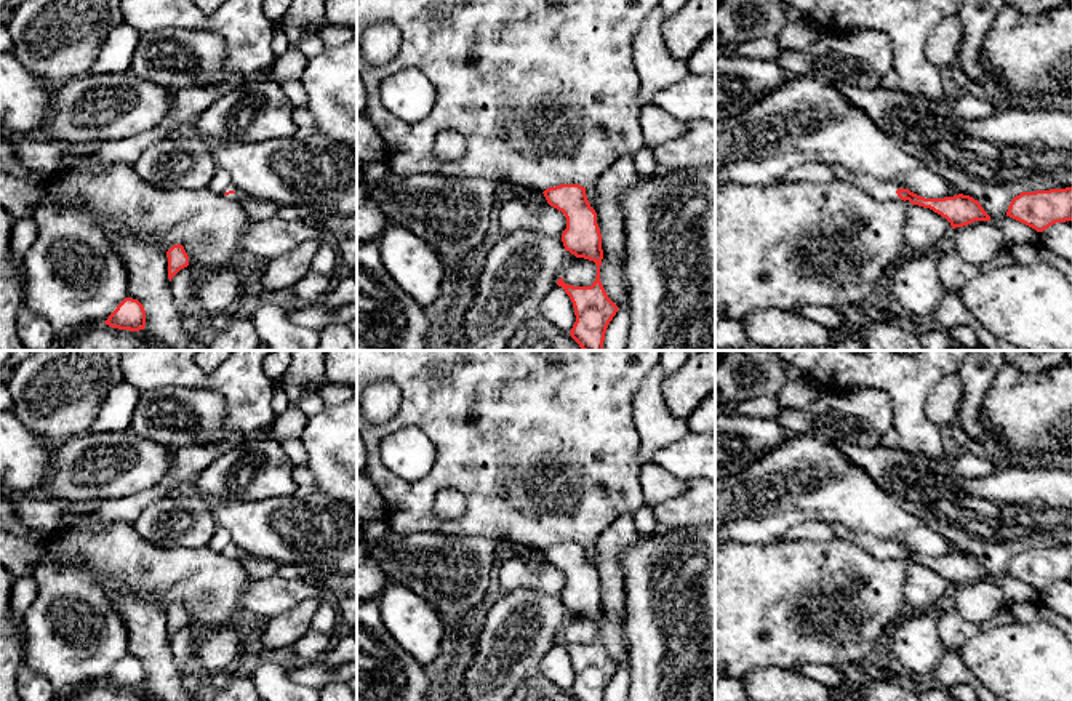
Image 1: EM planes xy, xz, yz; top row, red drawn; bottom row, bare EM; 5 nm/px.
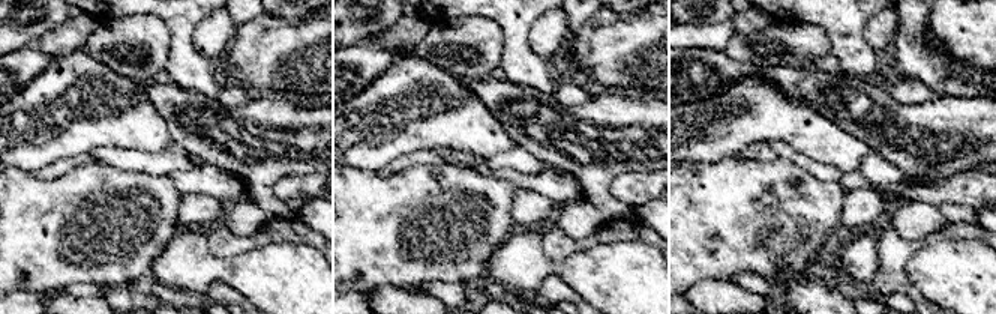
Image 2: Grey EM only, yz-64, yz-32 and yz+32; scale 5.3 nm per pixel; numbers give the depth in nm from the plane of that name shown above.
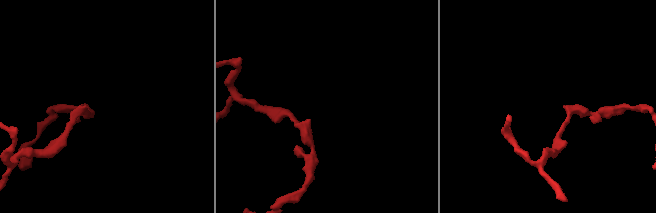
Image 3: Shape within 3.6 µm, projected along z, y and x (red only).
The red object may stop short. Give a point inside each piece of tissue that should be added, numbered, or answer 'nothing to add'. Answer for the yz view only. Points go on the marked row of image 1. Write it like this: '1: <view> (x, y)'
1: yz (882, 191)

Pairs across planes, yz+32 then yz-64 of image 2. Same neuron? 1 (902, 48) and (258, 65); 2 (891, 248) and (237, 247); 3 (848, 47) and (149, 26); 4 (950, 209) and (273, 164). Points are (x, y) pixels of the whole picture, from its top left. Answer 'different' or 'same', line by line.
1: different
2: same
3: different
4: same

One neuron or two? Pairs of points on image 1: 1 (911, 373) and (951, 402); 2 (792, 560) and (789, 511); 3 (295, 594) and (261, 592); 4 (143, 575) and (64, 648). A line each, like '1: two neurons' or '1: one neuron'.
1: two neurons
2: two neurons
3: one neuron
4: one neuron

